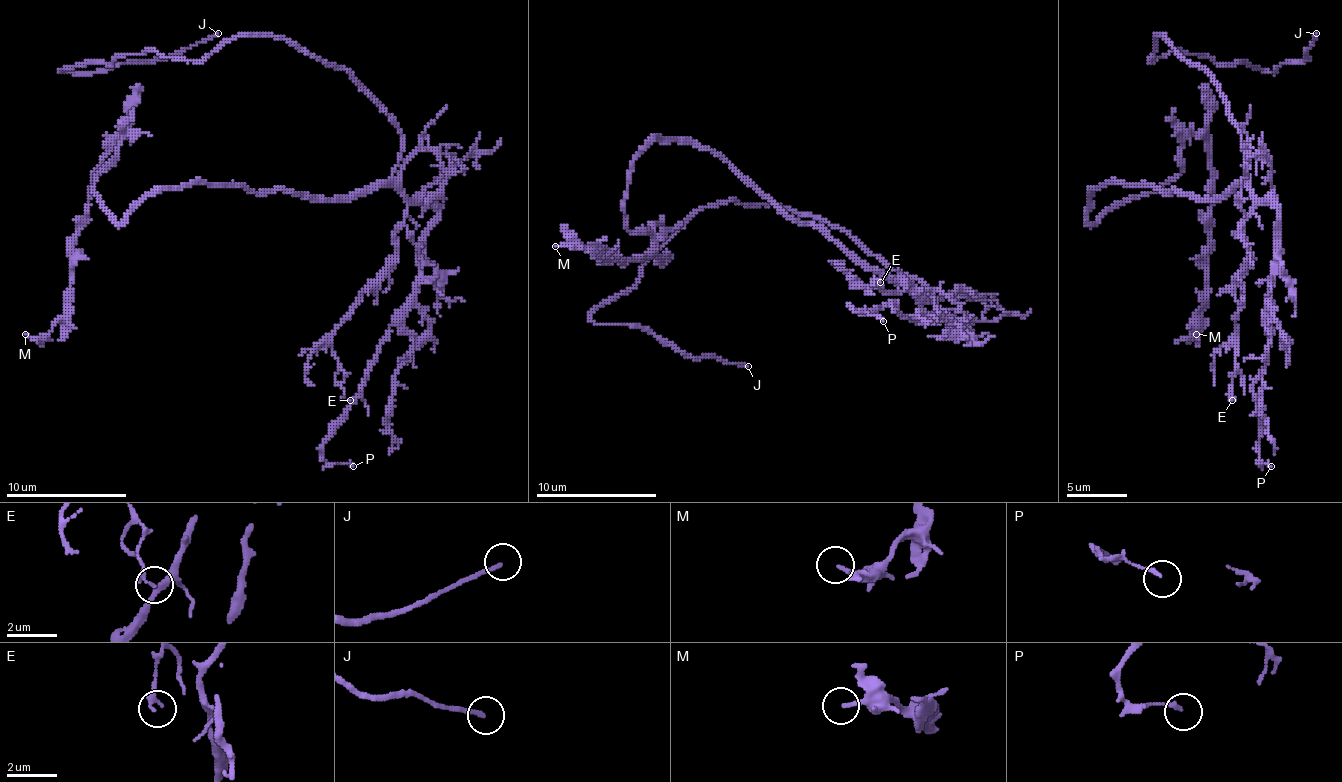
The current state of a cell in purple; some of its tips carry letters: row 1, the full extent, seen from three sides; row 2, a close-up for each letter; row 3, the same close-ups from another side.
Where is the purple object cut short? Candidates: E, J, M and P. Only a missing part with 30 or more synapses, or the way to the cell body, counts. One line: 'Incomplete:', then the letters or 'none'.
Incomplete: J

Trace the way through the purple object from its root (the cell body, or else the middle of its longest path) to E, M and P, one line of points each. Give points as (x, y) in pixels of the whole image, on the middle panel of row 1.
E: (892, 279), (910, 282), (937, 303), (928, 291), (925, 297), (913, 297), (907, 291), (862, 285), (880, 282)
M: (892, 279), (709, 150), (663, 138), (633, 162), (624, 201), (648, 252), (555, 246)
P: (892, 279), (910, 282), (967, 327), (913, 321), (892, 303), (853, 309), (883, 321)

